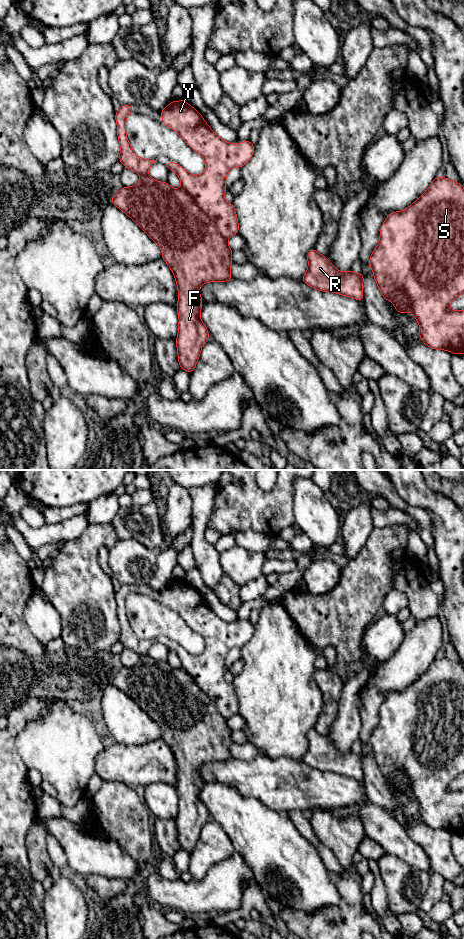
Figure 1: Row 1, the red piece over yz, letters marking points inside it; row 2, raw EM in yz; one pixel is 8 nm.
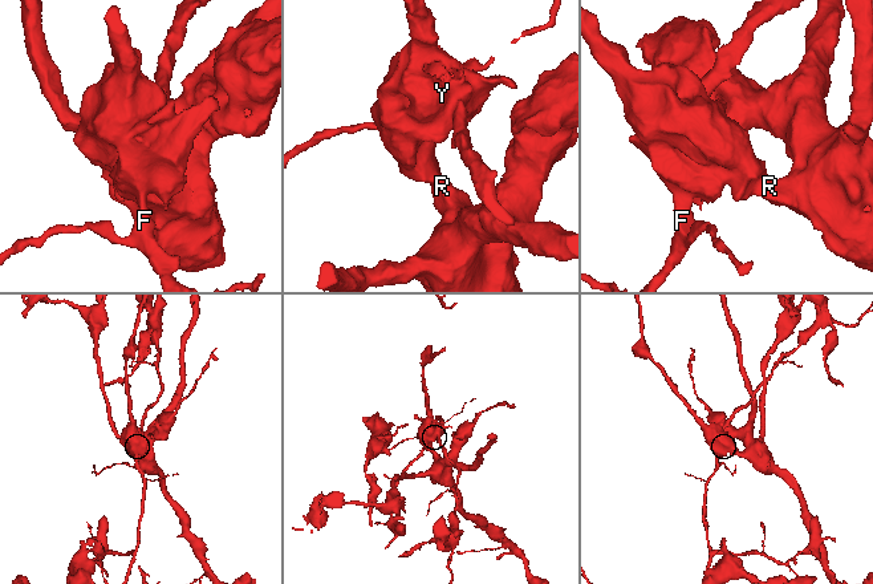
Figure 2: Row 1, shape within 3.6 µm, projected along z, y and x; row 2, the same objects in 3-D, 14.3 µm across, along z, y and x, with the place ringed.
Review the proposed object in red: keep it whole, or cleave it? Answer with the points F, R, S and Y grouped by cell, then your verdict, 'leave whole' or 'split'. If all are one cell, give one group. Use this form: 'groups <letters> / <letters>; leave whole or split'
groups F / R S Y; split

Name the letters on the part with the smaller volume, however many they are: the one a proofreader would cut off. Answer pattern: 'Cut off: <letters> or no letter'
Cut off: F

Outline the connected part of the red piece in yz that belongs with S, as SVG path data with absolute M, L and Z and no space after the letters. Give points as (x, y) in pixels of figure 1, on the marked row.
M435 177L418 200L403 211L390 213L381 225L379 243L370 256L369 265L385 300L392 302L395 310L402 314L413 313L425 345L464 354L464 310L450 309L450 303L464 293L464 188L459 181Z

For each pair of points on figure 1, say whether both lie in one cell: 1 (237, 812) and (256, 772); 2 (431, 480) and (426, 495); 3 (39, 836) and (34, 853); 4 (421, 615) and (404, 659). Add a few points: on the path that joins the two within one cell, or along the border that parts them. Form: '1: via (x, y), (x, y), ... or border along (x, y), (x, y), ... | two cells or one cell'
1: border along (224, 783), (245, 796), (258, 799), (265, 806) | two cells
2: border along (424, 480), (431, 489), (449, 497) | two cells
3: via (37, 840), (36, 849) | one cell
4: border along (439, 613), (416, 625) | two cells

